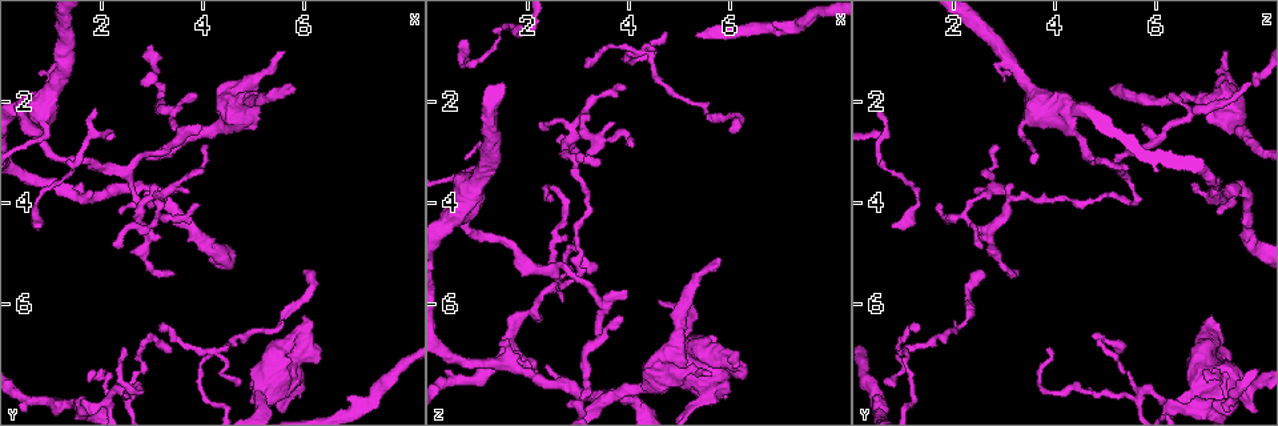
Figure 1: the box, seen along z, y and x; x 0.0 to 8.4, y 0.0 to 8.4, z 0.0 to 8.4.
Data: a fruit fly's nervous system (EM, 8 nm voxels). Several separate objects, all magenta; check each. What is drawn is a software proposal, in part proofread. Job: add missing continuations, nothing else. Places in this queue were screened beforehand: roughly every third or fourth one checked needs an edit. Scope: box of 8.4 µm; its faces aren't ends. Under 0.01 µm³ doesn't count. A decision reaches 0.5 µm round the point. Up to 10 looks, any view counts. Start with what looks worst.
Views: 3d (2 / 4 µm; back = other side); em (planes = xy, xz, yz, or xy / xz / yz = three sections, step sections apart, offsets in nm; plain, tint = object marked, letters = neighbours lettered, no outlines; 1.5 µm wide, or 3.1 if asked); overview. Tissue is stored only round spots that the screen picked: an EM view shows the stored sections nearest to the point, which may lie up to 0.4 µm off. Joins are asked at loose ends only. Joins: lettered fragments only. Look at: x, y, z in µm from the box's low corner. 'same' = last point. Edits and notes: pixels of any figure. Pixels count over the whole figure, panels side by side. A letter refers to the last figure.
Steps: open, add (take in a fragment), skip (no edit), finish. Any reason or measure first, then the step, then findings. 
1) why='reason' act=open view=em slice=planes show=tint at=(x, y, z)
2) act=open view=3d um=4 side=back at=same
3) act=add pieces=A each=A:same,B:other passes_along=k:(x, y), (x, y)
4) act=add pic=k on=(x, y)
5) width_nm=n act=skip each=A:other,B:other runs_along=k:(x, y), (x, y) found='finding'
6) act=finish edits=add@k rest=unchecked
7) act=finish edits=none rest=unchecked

why='free end' act=open view=3d um=2 at=(3.50, 5.40, 3.20)

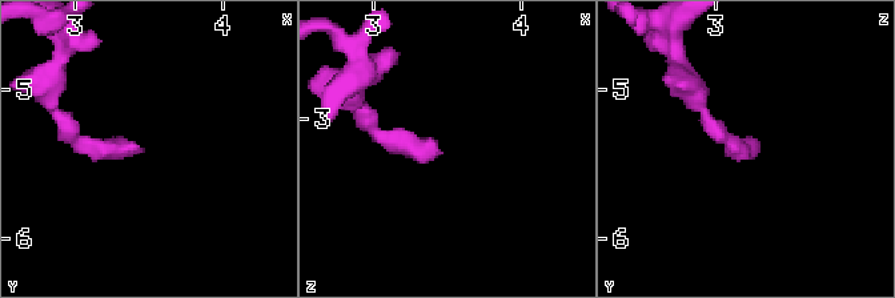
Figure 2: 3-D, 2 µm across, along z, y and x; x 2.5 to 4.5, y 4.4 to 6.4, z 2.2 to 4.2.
why='now the EM' act=open view=em slice=xz step=8 show=letters at=(3.42, 5.40, 3.24)

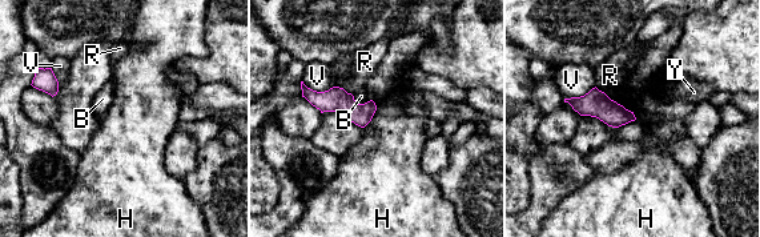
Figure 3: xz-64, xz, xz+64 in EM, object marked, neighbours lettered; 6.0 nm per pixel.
act=open view=em slice=planes show=letters at=same

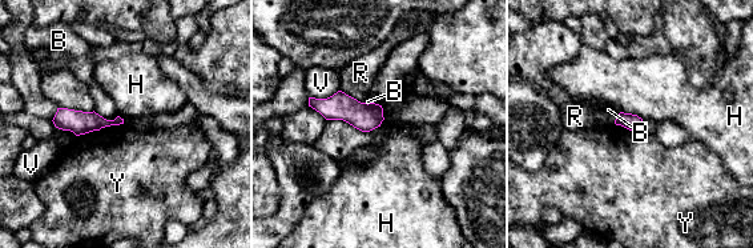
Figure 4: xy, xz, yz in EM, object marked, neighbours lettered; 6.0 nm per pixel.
act=skip each=B:other,H:other,R:other,V:other,Y:other runs_along=4:(311, 100), (379, 118) found='no lettered fragment goes on from it'

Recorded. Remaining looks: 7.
why='branch stops here' act=open view=em slice=planes show=letters at=(6.00, 6.25, 7.10)

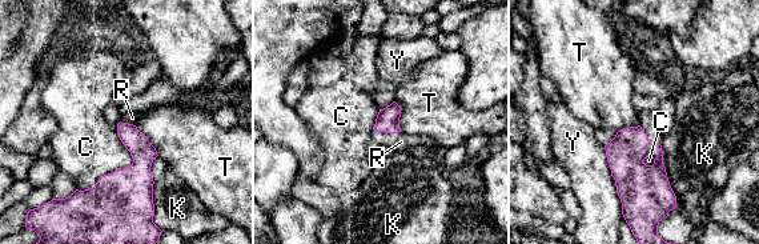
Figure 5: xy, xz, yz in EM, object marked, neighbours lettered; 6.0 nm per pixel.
longest_contact=C:460nm act=add pieces=R each=C:other,K:other,R:same,T:other,Y:other found='the neuron continues'

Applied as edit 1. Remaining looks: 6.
why='branch stops here' act=open view=em slice=xz step=4 show=tint at=(3.90, 1.85, 6.25)

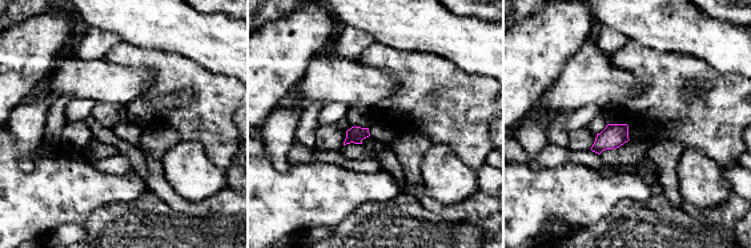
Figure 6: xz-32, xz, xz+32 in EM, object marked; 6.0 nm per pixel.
why='another direction' act=open view=em slice=planes show=letters at=same

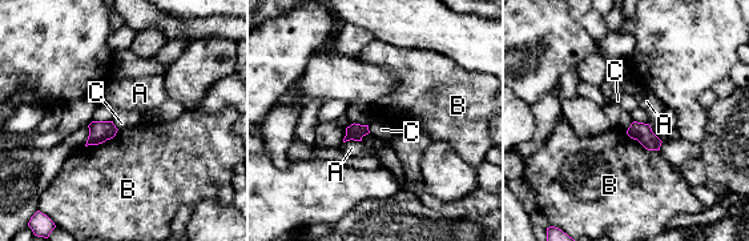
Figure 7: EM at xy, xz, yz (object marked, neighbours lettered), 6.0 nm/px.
width_nm=100 act=skip each=A:other,B:other,C:other found='no lettered fragment goes on from it'

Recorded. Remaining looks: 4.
act=finish edits=add@5 rest=unchecked

